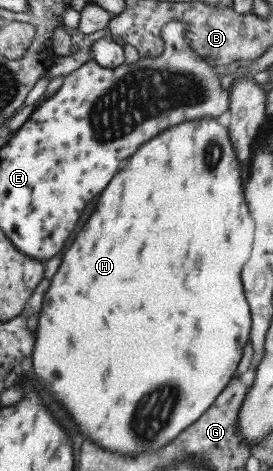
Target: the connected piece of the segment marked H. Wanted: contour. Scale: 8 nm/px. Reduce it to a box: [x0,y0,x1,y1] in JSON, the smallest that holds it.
[30,117,254,455]

